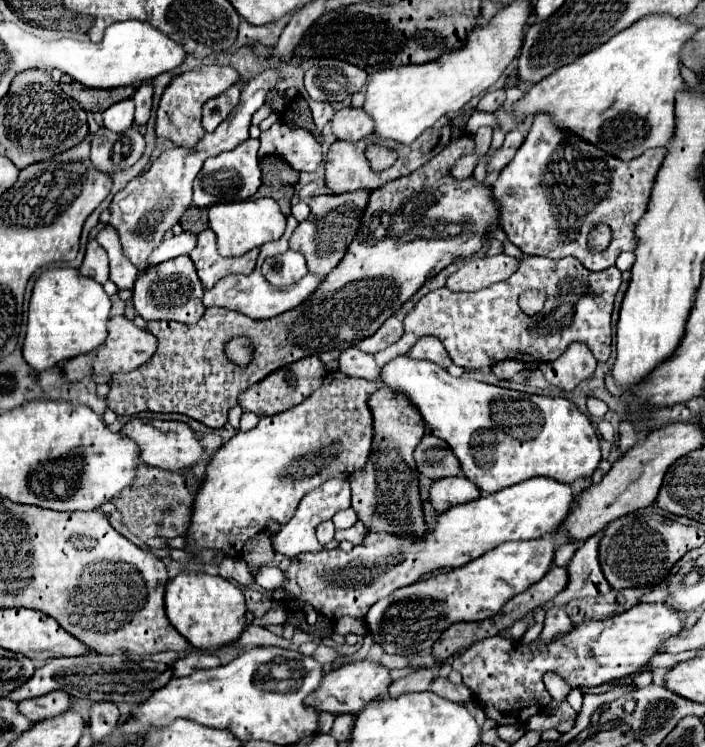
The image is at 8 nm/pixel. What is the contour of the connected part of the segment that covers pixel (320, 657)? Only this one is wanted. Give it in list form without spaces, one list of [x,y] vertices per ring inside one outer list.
[[[318,645],[316,651],[312,653],[312,657],[314,657],[318,663],[322,663],[322,665],[324,665],[324,663],[332,663],[336,655],[338,655],[338,653],[336,653],[334,649],[326,647],[326,645]]]

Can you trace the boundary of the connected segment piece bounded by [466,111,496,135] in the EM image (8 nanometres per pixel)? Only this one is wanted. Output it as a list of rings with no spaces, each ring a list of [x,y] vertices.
[[[474,111],[472,113],[472,117],[468,119],[468,123],[466,123],[466,131],[468,133],[476,133],[476,129],[478,127],[482,127],[482,125],[488,125],[488,127],[494,127],[496,125],[496,117],[494,115],[484,115],[484,113],[480,113],[480,111]]]

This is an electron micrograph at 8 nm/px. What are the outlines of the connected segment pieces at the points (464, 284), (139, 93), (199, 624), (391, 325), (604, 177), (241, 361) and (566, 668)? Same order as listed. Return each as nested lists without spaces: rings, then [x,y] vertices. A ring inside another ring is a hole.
[[[504,253],[492,255],[492,257],[478,257],[478,259],[464,263],[446,281],[446,285],[452,291],[476,291],[496,281],[508,279],[516,269],[518,269],[518,259],[508,257]]]
[[[144,81],[136,87],[132,99],[136,103],[136,113],[134,113],[134,123],[136,125],[146,125],[146,121],[150,119],[152,113],[152,95],[154,95],[154,87],[150,81]]]
[[[180,573],[168,581],[166,615],[192,647],[200,647],[210,653],[224,647],[224,643],[234,643],[246,627],[246,605],[242,591],[228,579],[206,573]]]
[[[390,317],[384,321],[384,325],[374,335],[362,339],[358,343],[358,349],[366,351],[366,353],[378,353],[378,351],[386,349],[388,345],[396,343],[396,339],[400,339],[402,333],[404,333],[404,325],[396,317]]]
[[[536,115],[532,129],[528,131],[522,147],[514,155],[514,159],[500,171],[496,181],[492,183],[492,195],[498,205],[498,225],[524,255],[540,255],[548,259],[576,257],[584,263],[588,271],[604,271],[614,265],[616,257],[624,251],[634,251],[634,227],[638,219],[644,215],[650,191],[654,185],[654,177],[664,161],[666,149],[652,149],[636,157],[634,161],[620,161],[616,157],[606,155],[598,147],[586,143],[584,139],[558,129],[548,115]],[[606,223],[612,229],[612,243],[606,251],[594,253],[588,249],[588,233],[598,225]]]
[[[244,337],[230,339],[224,351],[226,351],[228,359],[240,367],[246,367],[252,361],[252,345],[246,345]]]
[[[638,603],[636,607],[604,621],[584,621],[572,627],[570,633],[548,643],[540,639],[522,643],[500,635],[478,641],[462,655],[454,657],[452,667],[462,673],[464,685],[472,691],[488,719],[496,721],[496,725],[522,727],[552,701],[542,681],[544,673],[558,671],[558,675],[562,675],[572,687],[598,687],[616,681],[638,673],[648,659],[658,653],[660,645],[676,635],[682,625],[684,615],[664,603]]]

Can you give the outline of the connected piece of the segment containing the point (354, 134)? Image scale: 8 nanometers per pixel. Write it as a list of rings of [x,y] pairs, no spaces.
[[[342,107],[340,111],[336,111],[334,119],[332,119],[332,133],[336,139],[344,139],[344,141],[360,141],[364,137],[368,137],[372,133],[372,117],[360,107]]]

